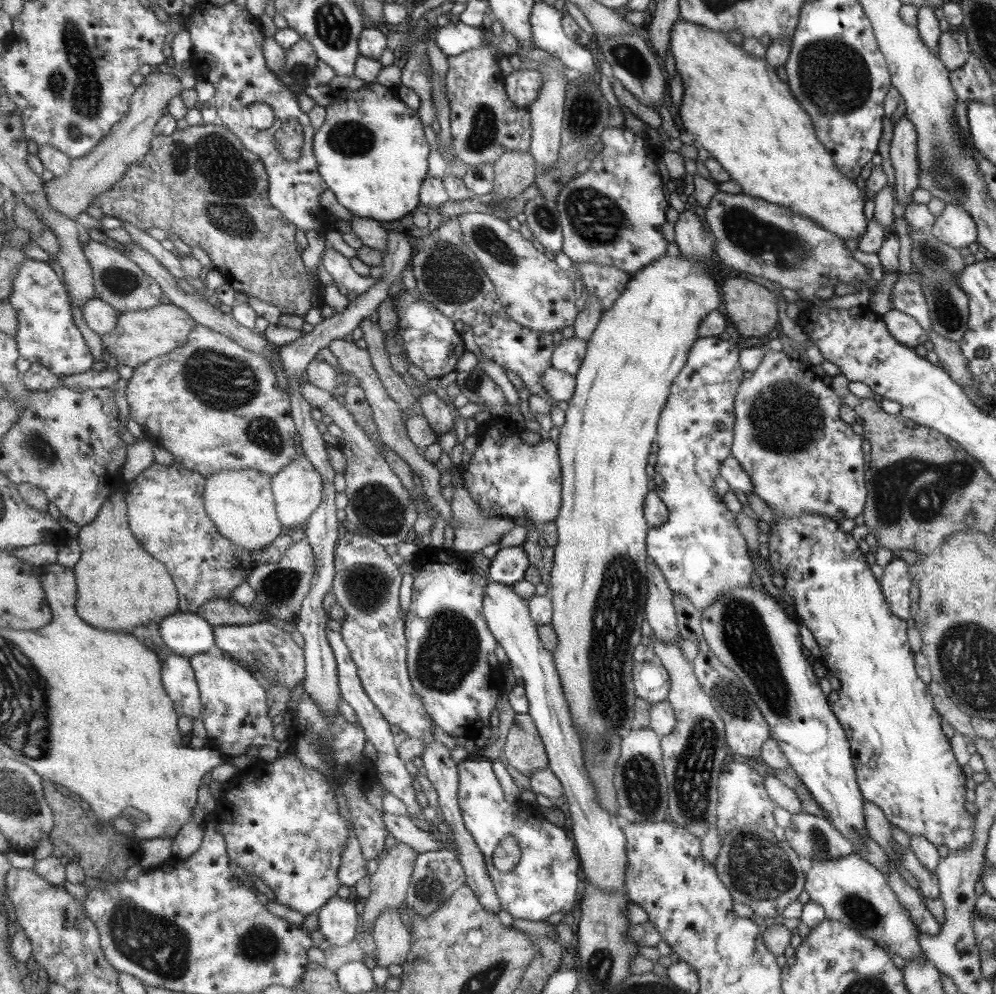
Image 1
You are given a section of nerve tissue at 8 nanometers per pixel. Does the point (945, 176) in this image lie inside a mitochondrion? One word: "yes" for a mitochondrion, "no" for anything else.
yes

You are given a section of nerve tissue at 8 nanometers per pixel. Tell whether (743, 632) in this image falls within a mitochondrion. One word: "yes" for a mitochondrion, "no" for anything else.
yes

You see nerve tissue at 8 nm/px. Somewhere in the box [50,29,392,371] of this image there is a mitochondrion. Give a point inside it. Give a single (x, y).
(227, 177)

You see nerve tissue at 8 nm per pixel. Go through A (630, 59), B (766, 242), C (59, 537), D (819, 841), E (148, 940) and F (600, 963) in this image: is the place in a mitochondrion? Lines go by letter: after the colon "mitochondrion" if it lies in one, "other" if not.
A: mitochondrion
B: mitochondrion
C: other
D: mitochondrion
E: mitochondrion
F: mitochondrion

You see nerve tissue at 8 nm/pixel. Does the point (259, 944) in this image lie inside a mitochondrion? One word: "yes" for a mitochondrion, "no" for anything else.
yes

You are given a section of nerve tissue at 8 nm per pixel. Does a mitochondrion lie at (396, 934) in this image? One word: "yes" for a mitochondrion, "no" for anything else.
no

